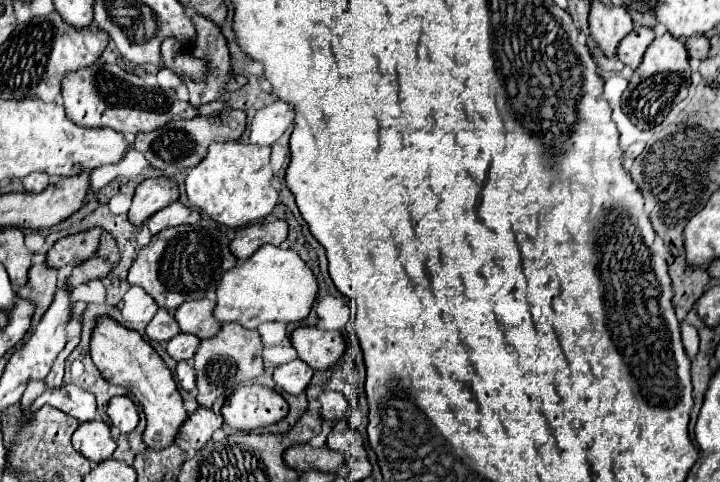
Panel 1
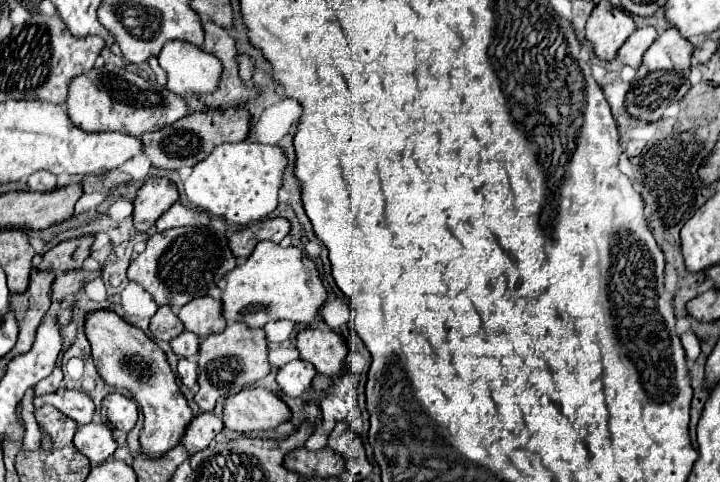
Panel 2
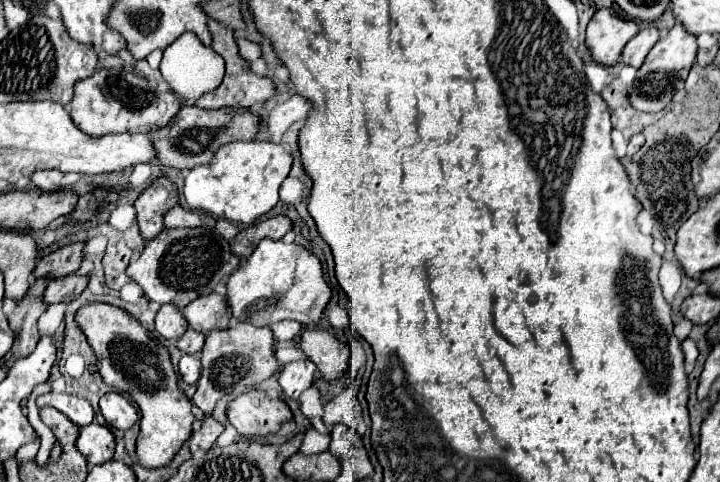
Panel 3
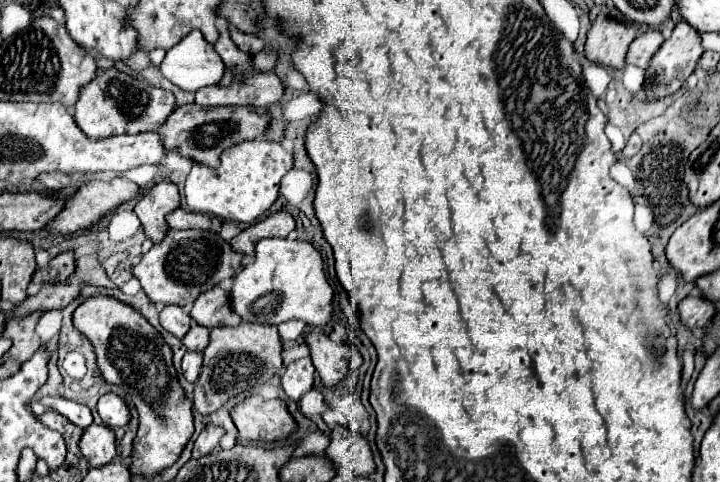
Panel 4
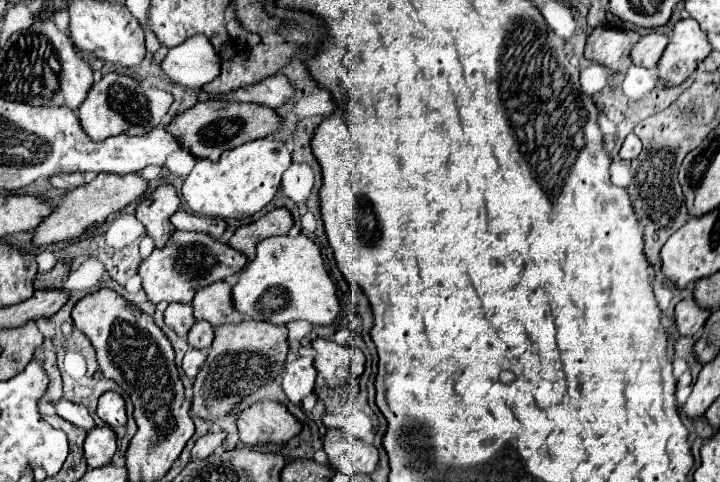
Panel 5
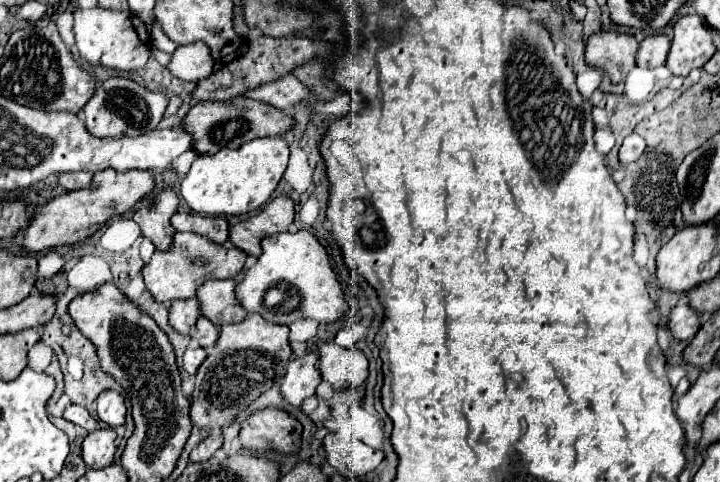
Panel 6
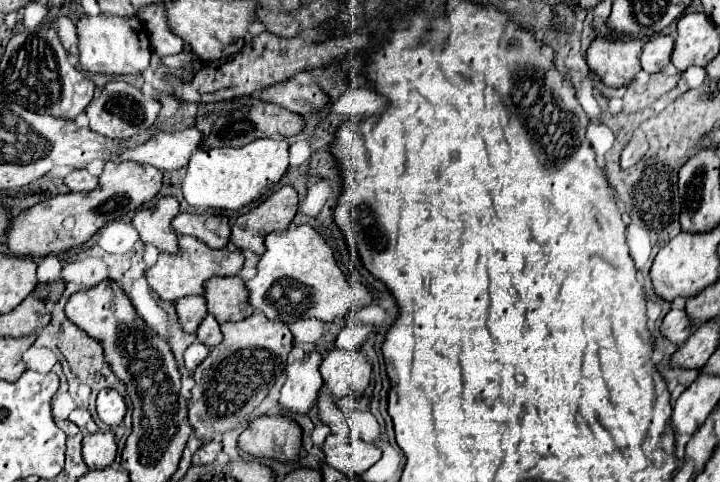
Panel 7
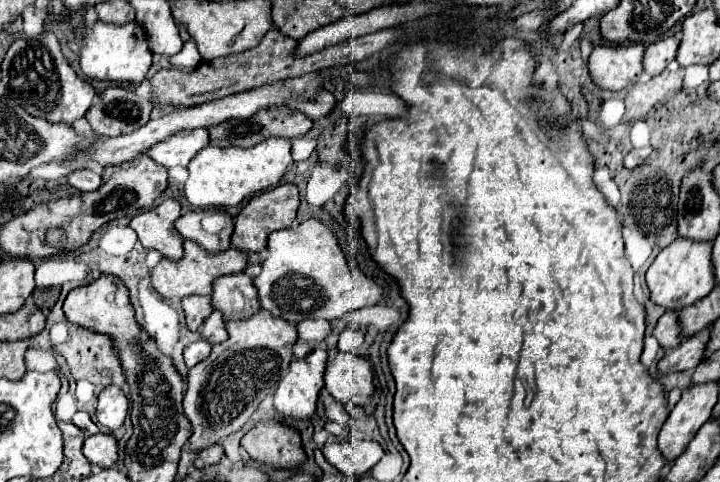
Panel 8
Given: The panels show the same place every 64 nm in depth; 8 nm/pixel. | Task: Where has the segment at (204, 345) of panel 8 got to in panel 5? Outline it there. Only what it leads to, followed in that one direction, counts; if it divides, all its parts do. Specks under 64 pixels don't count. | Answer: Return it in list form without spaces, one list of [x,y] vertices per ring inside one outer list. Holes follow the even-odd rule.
[[[190,348],[190,350],[186,352],[186,356],[184,356],[184,360],[182,360],[182,368],[184,368],[184,372],[186,372],[186,376],[188,376],[190,380],[196,378],[200,366],[202,366],[204,360],[206,360],[206,354],[208,354],[208,350],[196,350],[196,348]]]

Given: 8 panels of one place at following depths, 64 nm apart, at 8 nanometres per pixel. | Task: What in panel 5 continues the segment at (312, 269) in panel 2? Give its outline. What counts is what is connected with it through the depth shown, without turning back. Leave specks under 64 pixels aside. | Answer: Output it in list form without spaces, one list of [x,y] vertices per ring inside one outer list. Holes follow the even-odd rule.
[[[274,236],[258,242],[256,258],[240,272],[232,288],[232,302],[244,320],[268,320],[284,326],[292,320],[306,320],[328,326],[340,314],[336,286],[330,280],[320,248],[306,236]]]

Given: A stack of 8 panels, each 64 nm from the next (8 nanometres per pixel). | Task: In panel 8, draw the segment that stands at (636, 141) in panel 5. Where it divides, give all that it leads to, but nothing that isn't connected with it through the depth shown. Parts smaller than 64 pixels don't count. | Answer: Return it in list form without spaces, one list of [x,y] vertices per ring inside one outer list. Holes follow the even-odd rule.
[[[650,146],[640,148],[640,150],[630,150],[630,152],[626,154],[626,158],[624,158],[624,168],[634,168],[634,166],[642,164],[642,162],[650,156],[650,152],[652,152]]]

